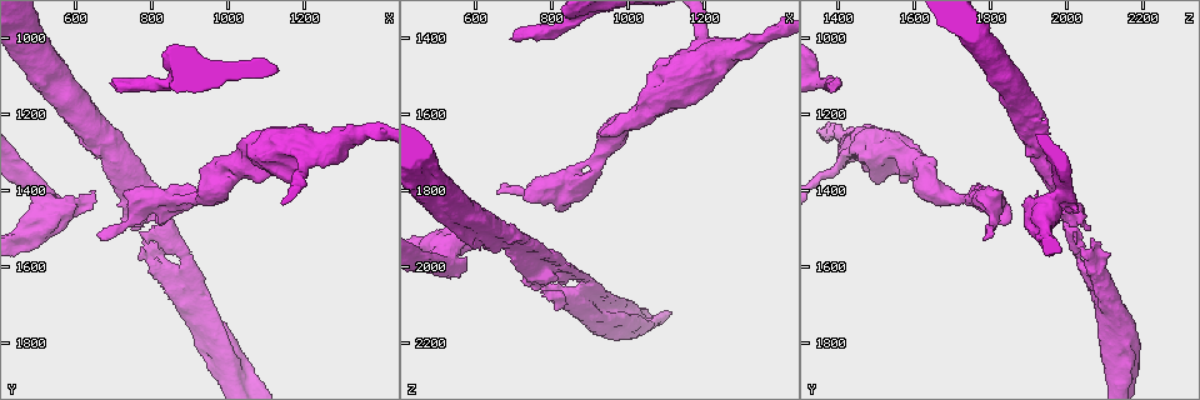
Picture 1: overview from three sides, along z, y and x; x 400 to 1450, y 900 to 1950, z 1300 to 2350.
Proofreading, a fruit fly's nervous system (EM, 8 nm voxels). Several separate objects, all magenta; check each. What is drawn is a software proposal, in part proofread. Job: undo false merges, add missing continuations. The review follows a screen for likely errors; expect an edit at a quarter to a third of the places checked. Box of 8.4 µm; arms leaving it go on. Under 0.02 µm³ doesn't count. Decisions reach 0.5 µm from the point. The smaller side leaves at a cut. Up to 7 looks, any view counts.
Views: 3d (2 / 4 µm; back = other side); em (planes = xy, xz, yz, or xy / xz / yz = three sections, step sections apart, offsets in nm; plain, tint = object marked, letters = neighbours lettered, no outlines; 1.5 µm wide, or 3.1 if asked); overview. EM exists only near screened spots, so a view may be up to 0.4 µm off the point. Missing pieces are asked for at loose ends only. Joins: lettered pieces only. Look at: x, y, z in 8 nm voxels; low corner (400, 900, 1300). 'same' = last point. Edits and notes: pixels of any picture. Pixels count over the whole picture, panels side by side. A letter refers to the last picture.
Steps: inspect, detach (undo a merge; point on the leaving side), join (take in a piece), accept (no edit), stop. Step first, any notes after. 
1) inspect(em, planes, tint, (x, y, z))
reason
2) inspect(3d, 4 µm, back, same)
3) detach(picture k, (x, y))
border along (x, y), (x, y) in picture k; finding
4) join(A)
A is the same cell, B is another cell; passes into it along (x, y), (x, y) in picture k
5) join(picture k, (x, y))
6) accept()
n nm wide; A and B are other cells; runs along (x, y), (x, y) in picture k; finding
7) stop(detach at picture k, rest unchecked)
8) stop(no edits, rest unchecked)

inspect(em, xy, step 8, tint, (685, 1120, 1410))
branch stops here

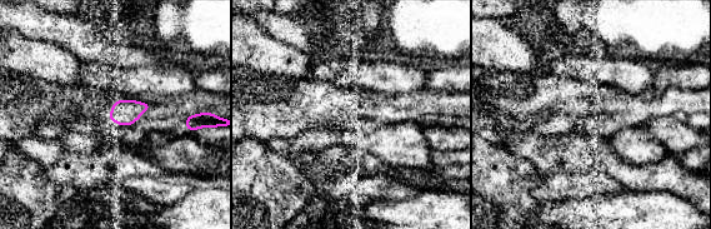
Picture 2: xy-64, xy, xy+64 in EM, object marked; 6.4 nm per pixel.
inspect(em, planes, letters, same)

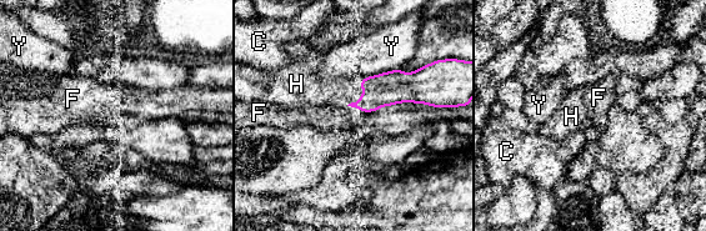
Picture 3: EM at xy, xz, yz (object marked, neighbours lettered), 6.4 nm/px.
join(H)
H is the same cell, C, F and Y are other cells; it goes on there

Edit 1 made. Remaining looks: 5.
inspect(3d, 4 µm, (765, 1500, 2060))
thick end

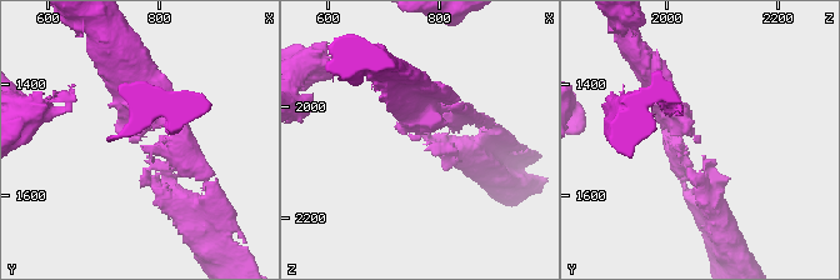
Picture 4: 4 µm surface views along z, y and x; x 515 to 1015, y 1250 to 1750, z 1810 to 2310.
inspect(em, planes, letters, (765, 1495, 2060))
now the EM

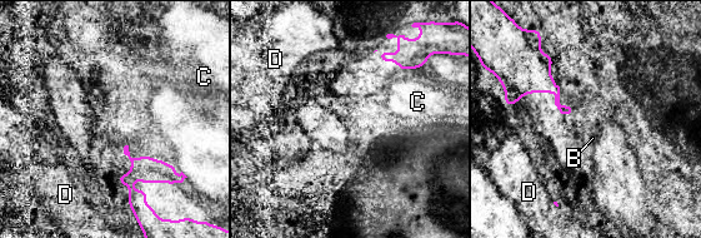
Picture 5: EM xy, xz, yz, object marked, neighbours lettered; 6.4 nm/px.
accept()
B, C and D are other cells; border along (128, 145), (131, 157), (173, 165) in picture 5; no lettered piece goes on from it

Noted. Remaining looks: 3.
inspect(3d, 2 µm, (845, 1420, 1780))

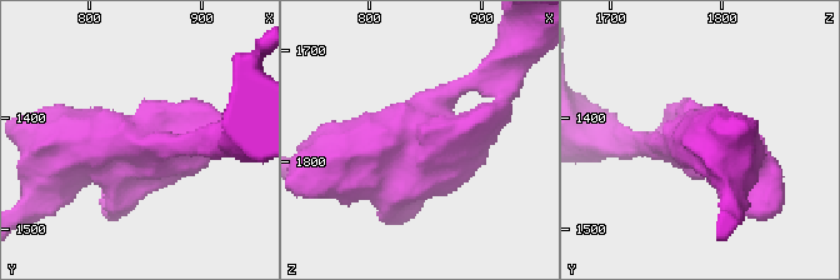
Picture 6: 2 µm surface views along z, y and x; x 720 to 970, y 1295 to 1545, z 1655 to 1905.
inspect(em, planes, tint, (838, 1420, 1780))

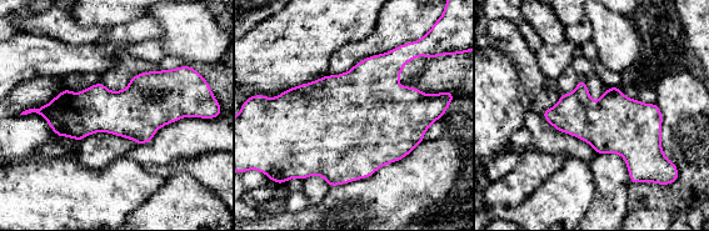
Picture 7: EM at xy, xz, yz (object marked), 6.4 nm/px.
inspect(em, planes, letters, same)

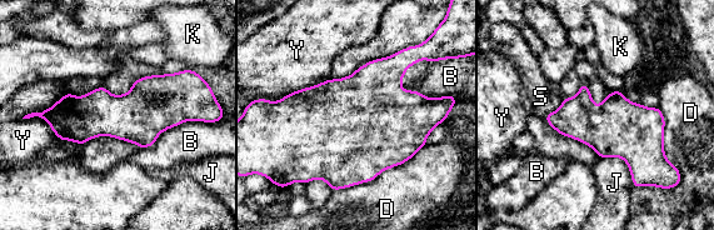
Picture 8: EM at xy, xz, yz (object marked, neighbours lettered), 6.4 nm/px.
accept()
300 nm wide; D touches over 650 nm; B, D, J, K, S and Y are other cells; continuous, no second neuron

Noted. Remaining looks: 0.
stop(join at picture 3, rest unchecked)

